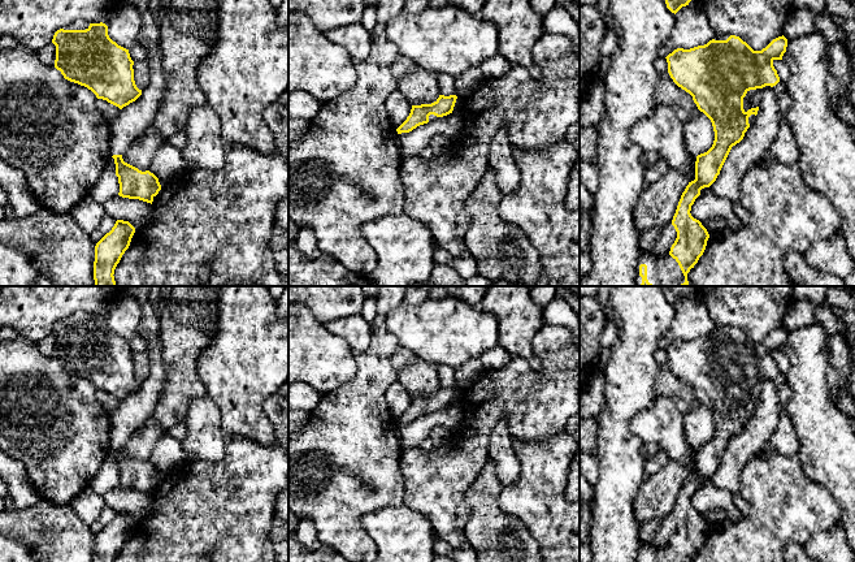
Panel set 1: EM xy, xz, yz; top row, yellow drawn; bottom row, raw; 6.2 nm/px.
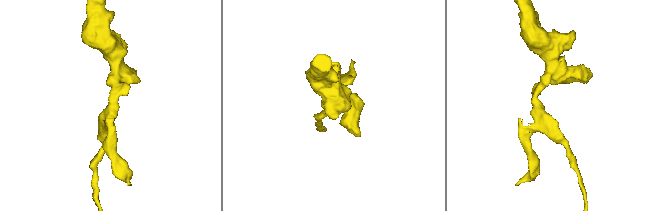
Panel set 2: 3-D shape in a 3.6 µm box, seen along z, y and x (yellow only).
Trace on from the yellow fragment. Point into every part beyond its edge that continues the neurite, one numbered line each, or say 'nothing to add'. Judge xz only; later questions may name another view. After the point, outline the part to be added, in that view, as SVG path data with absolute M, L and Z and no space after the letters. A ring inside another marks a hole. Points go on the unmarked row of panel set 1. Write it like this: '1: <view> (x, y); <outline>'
nothing to add

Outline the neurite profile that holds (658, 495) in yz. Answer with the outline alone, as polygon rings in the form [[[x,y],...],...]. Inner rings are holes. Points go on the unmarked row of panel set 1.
[[[669,459],[660,471],[643,481],[634,501],[634,513],[639,526],[651,519],[664,519],[672,515],[687,476],[686,464]]]

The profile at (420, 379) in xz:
[[[421,359],[399,369],[398,381],[412,397],[431,395],[437,393],[440,386],[438,367]]]

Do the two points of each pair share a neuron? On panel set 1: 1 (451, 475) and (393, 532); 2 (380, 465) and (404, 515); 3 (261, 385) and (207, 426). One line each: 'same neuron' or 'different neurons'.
1: different neurons
2: different neurons
3: different neurons

